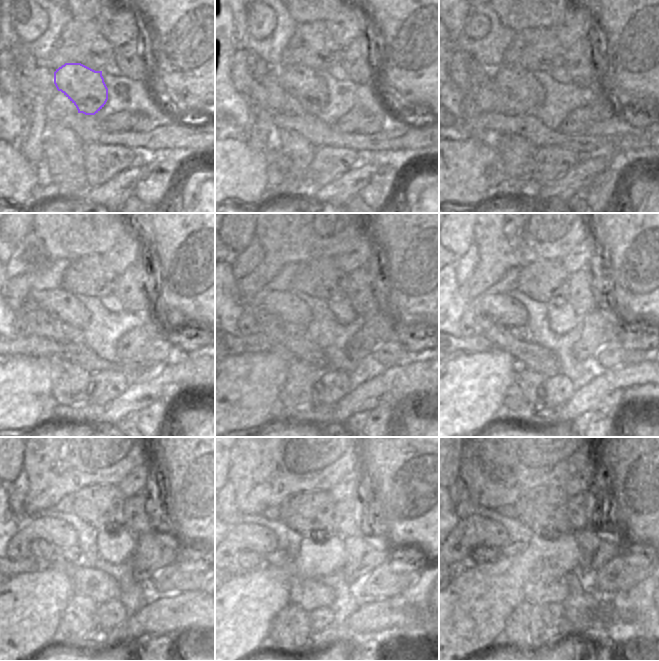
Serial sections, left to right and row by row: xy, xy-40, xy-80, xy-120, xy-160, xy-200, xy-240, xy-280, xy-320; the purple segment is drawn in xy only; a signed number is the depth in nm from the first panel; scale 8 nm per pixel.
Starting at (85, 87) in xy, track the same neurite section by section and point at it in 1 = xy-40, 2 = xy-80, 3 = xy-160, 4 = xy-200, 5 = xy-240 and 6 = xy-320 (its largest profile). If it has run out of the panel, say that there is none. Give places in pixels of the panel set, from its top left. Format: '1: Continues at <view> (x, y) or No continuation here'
1: Continues at xy-40 (306, 85)
2: Continues at xy-80 (519, 84)
3: Continues at xy-160 (285, 304)
4: Continues at xy-200 (501, 308)
5: Continues at xy-240 (56, 532)
6: Continues at xy-320 (474, 531).

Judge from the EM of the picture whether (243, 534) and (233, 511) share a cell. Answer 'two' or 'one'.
two

